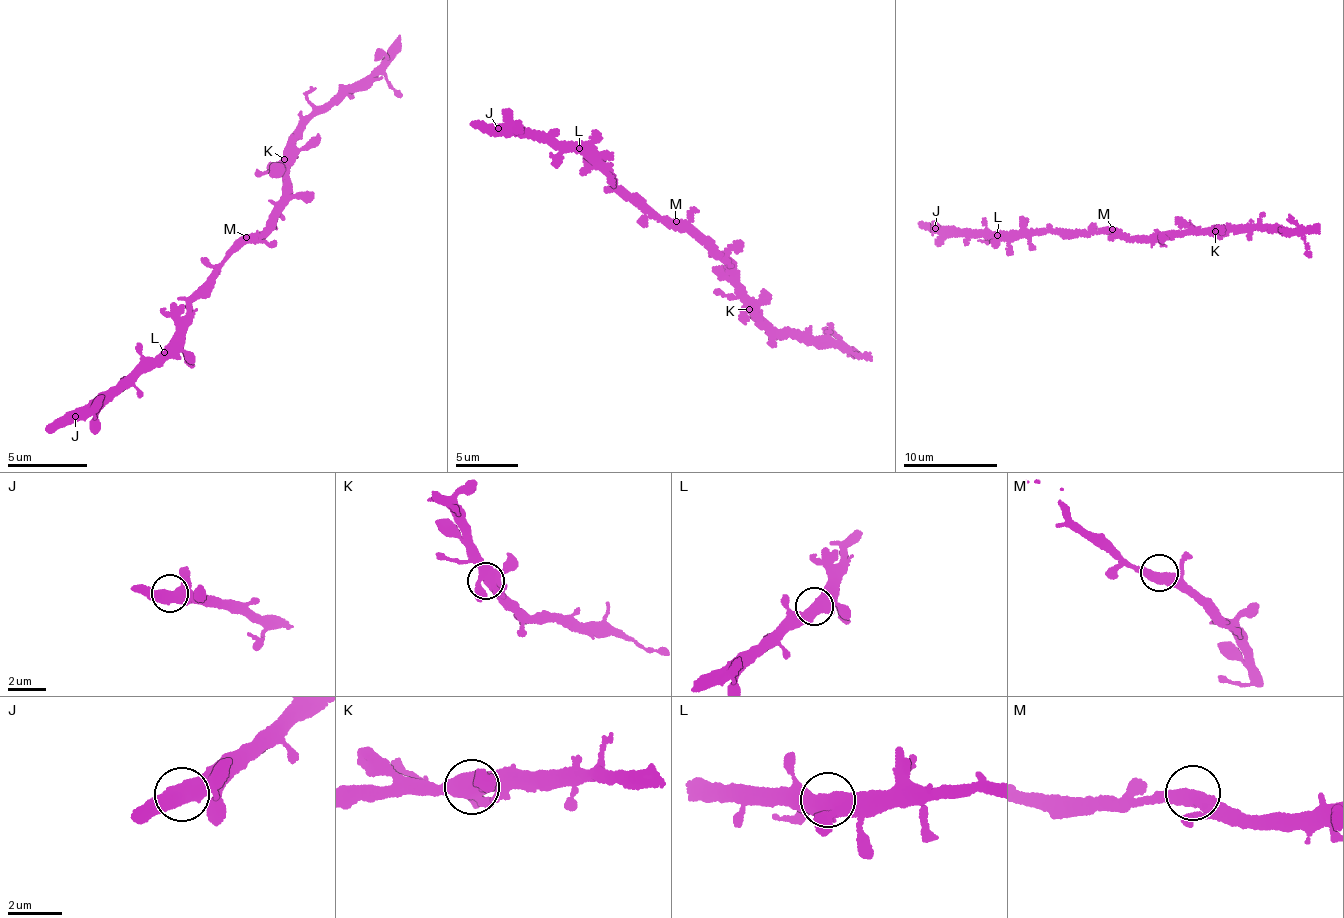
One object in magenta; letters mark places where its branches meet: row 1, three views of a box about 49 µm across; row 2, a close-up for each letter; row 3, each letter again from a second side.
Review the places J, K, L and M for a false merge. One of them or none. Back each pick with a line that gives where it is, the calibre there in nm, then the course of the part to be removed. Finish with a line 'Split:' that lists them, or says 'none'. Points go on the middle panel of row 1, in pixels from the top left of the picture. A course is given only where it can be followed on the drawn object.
Split: none

